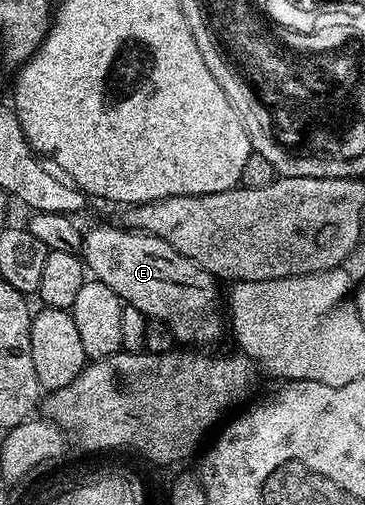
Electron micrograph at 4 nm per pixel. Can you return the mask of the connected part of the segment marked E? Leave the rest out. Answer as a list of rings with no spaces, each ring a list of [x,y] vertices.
[[[95,224],[91,229],[84,231],[81,236],[81,259],[85,265],[86,271],[90,273],[94,279],[99,280],[105,286],[109,286],[109,290],[113,290],[118,299],[123,304],[132,304],[137,310],[141,310],[143,315],[148,318],[154,318],[165,322],[165,326],[171,333],[174,334],[176,341],[185,343],[187,346],[211,346],[214,340],[219,340],[223,336],[223,324],[225,328],[225,312],[219,309],[219,288],[217,285],[216,277],[211,273],[206,272],[203,267],[197,262],[193,262],[189,257],[181,255],[177,250],[173,250],[173,246],[169,246],[169,242],[165,242],[161,238],[157,238],[151,232],[144,232],[134,226],[128,228],[118,228],[115,224]]]

